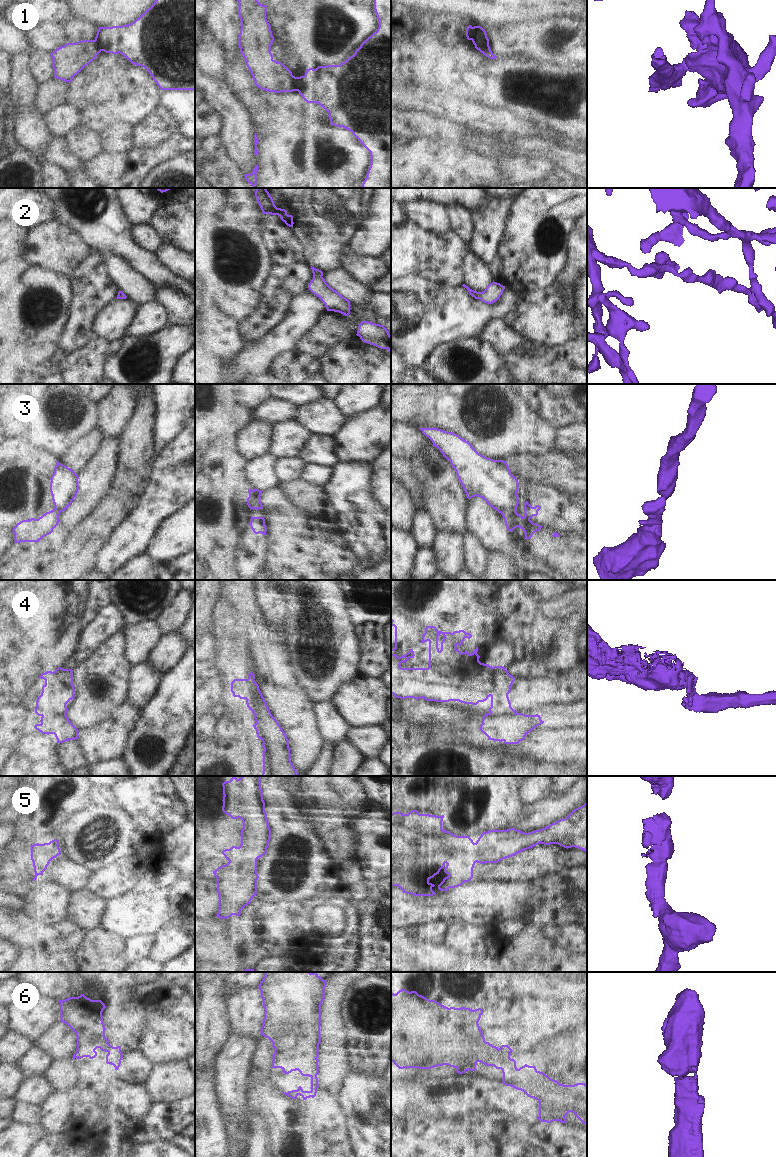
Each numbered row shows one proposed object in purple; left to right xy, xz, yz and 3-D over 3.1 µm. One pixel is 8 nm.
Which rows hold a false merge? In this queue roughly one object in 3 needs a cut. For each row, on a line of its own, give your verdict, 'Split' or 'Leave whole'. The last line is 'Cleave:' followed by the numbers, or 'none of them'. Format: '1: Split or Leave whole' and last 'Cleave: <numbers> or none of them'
1: Split
2: Leave whole
3: Split
4: Split
5: Leave whole
6: Leave whole
Cleave: 1, 3, 4

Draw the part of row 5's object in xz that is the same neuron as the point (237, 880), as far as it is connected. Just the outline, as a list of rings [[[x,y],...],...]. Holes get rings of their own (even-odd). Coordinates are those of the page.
[[[241,776],[239,779],[232,777],[230,781],[223,782],[222,786],[224,795],[222,811],[232,819],[240,818],[243,822],[240,846],[223,850],[222,854],[229,862],[213,871],[217,879],[219,897],[217,917],[226,919],[232,915],[240,916],[241,910],[256,896],[259,878],[257,859],[267,852],[271,830],[265,812],[261,776]]]

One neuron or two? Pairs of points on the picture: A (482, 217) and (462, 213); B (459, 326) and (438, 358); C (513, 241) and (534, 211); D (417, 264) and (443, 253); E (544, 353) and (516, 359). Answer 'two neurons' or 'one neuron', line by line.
A: two neurons
B: two neurons
C: one neuron
D: one neuron
E: one neuron

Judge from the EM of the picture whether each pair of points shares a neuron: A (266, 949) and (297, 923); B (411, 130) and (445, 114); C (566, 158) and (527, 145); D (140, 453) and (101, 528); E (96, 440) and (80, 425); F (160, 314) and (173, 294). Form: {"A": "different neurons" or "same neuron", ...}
{"A": "same neuron", "B": "different neurons", "C": "same neuron", "D": "same neuron", "E": "different neurons", "F": "different neurons"}

